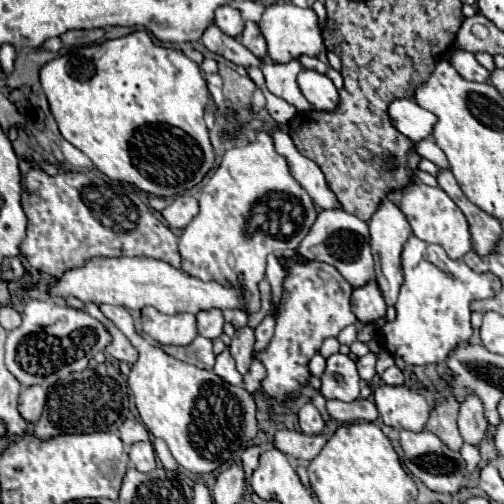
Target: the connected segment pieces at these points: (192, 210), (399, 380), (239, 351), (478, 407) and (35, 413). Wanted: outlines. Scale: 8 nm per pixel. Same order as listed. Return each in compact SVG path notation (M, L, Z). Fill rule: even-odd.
M179 196L167 208L161 210L171 228L185 228L197 216L197 200L193 196Z
M391 366L381 374L381 380L385 384L389 384L389 386L399 386L399 384L403 384L403 374L401 374L401 370L397 366Z
M245 326L235 330L235 336L231 338L231 356L237 362L237 370L243 374L247 372L251 360L253 360L253 344L255 344L255 334L253 328Z
M469 392L461 404L459 430L461 430L463 440L471 442L471 444L479 444L485 436L487 420L483 416L483 404L473 392Z
M29 386L23 388L19 394L19 412L27 422L37 422L41 412L43 412L43 404L45 404L45 390L41 386Z

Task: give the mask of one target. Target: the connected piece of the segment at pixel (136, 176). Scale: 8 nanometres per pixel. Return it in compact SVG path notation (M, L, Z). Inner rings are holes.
M145 30L131 32L131 34L127 34L123 38L117 38L117 40L107 40L105 44L81 46L81 48L69 50L61 58L55 58L55 60L51 60L49 64L45 64L41 68L41 86L43 86L43 92L45 92L47 100L49 100L51 114L55 116L63 138L67 142L71 142L75 148L79 148L83 154L87 154L91 158L91 162L105 176L109 176L111 180L135 184L137 188L141 188L145 192L151 192L155 196L175 196L177 192L189 190L195 184L199 184L203 180L203 176L213 168L213 162L215 162L213 148L211 148L207 126L205 126L205 120L203 120L203 108L205 108L205 102L207 102L207 84L205 84L205 80L203 80L203 76L199 72L199 66L193 60L189 60L187 56L183 56L181 52L177 52L177 50L155 46L151 36Z

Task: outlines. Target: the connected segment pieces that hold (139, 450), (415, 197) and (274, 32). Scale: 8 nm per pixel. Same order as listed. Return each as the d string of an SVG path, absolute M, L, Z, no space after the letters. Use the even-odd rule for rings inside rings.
M135 442L129 448L129 466L137 468L139 472L149 472L151 468L157 466L155 450L153 450L151 442Z
M411 182L401 190L401 212L407 216L413 234L429 244L439 244L449 254L449 258L463 258L471 248L471 232L467 218L459 210L459 206L441 190L433 186L425 186L421 182Z
M293 2L271 4L263 12L259 28L267 40L267 54L271 56L273 62L291 62L301 54L317 56L323 50L321 26L313 8L299 8Z

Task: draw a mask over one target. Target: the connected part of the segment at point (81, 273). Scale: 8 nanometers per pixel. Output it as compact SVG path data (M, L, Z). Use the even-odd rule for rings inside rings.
M91 258L79 268L69 268L63 272L63 276L53 278L53 284L47 286L49 296L59 296L59 298L79 298L83 304L113 304L113 306L123 306L133 312L139 312L145 306L155 306L163 314L177 314L177 312L191 312L197 314L201 310L209 308L245 308L241 304L241 288L227 288L215 282L203 282L199 278L189 276L183 270L171 268L167 262L161 260L147 260L147 258Z

